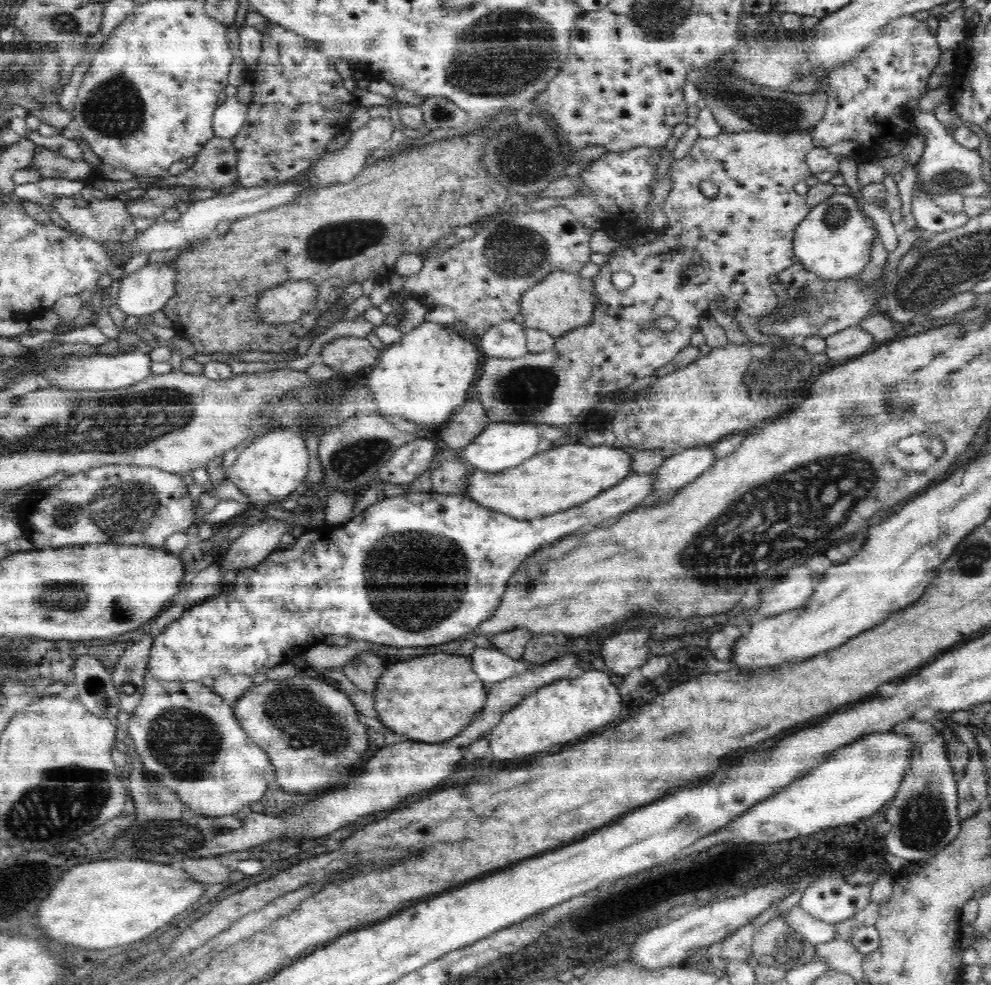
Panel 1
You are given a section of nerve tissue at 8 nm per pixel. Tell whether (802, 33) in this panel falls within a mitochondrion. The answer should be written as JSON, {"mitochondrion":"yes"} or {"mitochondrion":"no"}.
{"mitochondrion":"no"}

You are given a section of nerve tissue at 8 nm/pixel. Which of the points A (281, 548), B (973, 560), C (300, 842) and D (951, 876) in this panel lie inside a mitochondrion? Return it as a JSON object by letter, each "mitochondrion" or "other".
{"A":"other","B":"mitochondrion","C":"other","D":"other"}

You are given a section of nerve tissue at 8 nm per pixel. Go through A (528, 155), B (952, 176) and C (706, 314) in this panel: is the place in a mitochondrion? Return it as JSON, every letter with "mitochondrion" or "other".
{"A":"mitochondrion","B":"mitochondrion","C":"other"}

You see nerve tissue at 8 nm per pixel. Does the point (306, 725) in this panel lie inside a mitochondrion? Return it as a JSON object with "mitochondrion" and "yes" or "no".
{"mitochondrion":"yes"}

